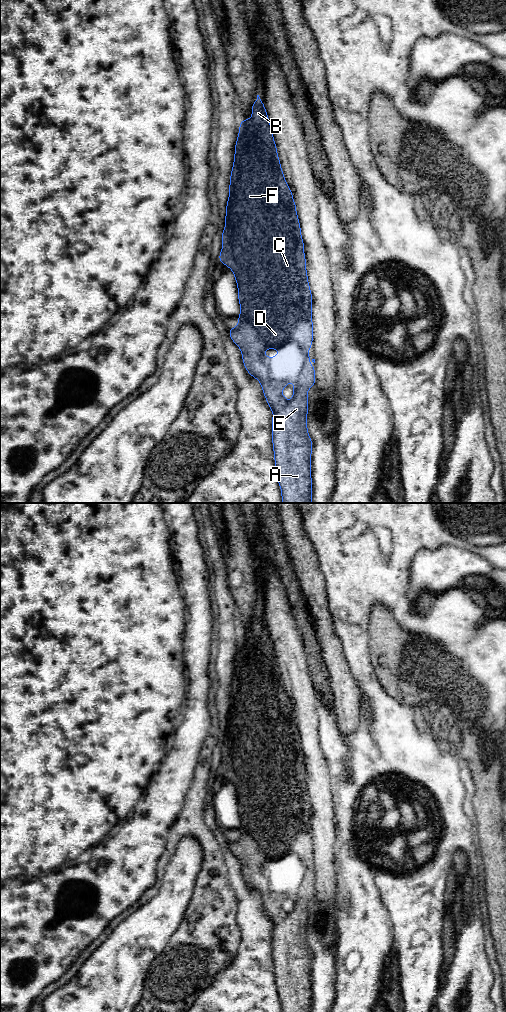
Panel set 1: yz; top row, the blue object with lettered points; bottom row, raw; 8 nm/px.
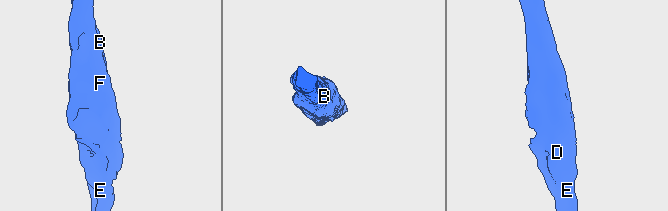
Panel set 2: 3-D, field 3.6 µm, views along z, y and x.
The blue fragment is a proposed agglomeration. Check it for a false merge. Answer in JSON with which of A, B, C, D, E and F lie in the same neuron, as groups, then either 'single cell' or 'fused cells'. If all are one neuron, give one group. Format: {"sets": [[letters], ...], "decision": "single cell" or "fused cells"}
{"sets": [["A", "B", "C", "D", "E", "F"]], "decision": "single cell"}

